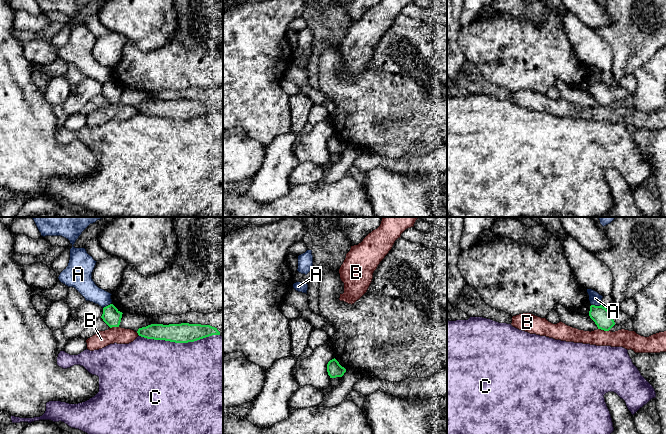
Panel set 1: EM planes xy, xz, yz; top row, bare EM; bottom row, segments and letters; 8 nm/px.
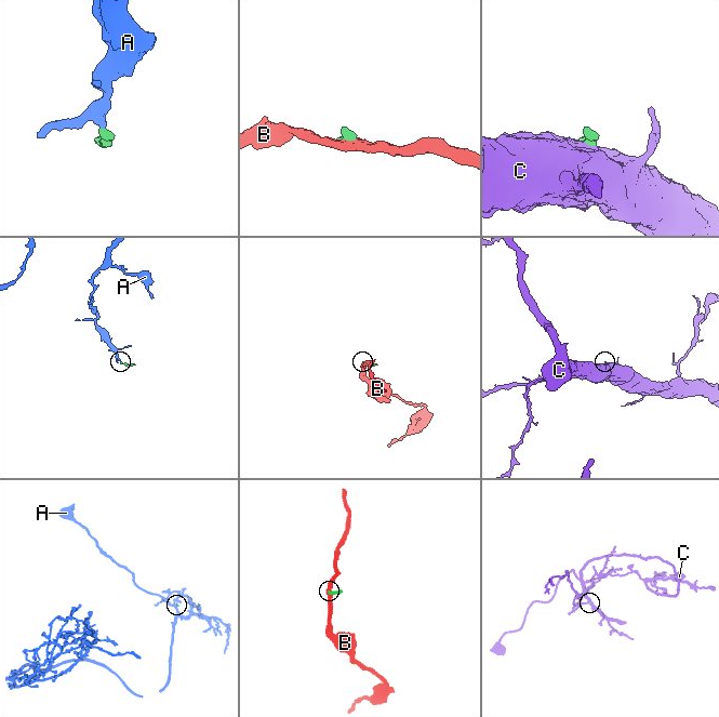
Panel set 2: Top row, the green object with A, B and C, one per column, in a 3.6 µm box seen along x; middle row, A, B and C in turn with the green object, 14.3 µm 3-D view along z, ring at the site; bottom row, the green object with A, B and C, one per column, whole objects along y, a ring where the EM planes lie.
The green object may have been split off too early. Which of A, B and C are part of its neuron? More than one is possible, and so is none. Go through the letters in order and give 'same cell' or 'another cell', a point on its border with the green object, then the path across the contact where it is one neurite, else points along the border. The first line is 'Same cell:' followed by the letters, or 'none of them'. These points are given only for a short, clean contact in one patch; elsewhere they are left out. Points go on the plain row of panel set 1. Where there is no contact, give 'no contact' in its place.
Same cell: none of them
A: another cell | yz (596, 82) | along yz (591, 80), (601, 81)
B: another cell | yz (604, 106) | along yz (598, 104), (609, 106)
C: another cell | xy (179, 118)

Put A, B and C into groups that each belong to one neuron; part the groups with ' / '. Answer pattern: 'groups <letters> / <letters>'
groups A / B / C

